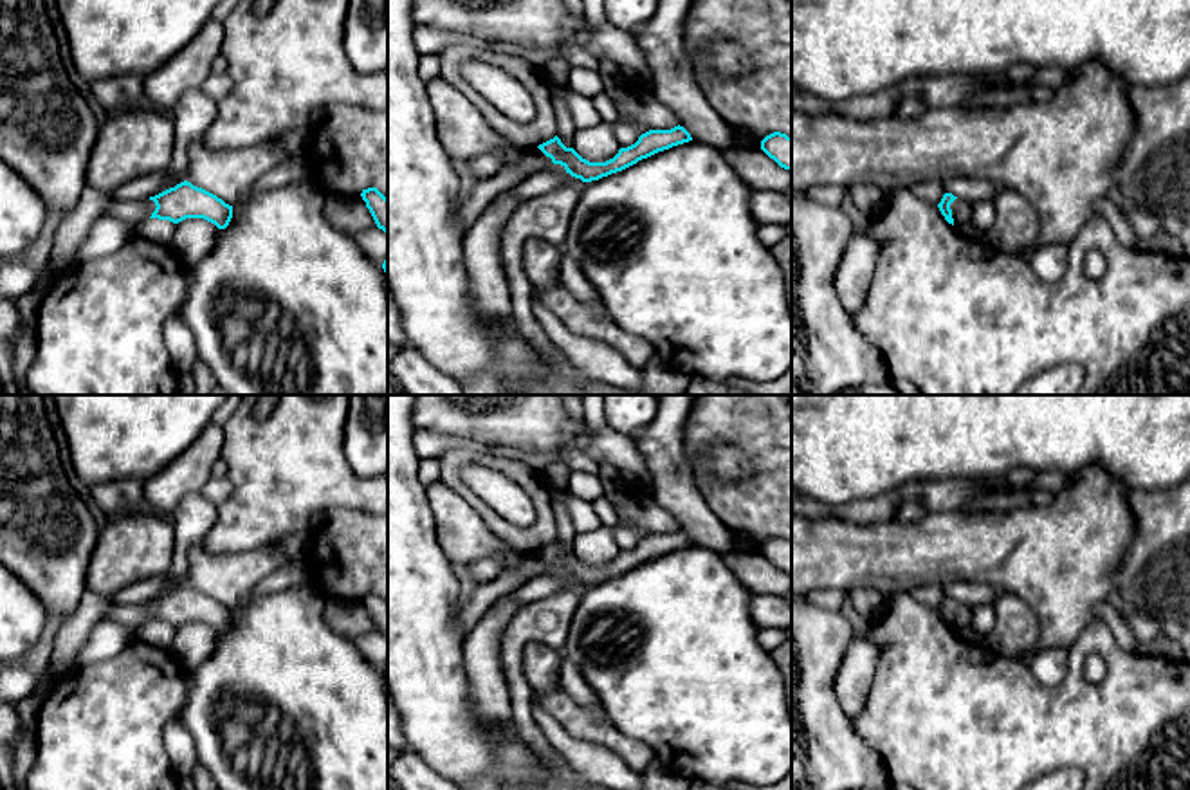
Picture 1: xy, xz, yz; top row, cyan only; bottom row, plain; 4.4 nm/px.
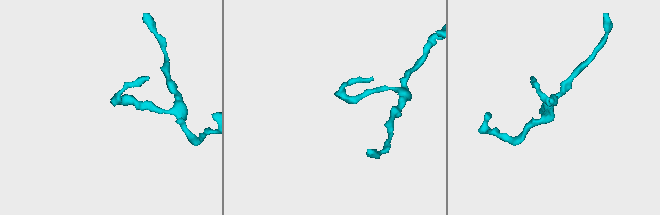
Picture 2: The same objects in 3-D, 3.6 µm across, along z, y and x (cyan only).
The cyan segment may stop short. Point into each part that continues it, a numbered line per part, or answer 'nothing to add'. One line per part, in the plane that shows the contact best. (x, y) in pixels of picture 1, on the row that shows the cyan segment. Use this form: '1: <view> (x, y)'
1: yz (961, 211)

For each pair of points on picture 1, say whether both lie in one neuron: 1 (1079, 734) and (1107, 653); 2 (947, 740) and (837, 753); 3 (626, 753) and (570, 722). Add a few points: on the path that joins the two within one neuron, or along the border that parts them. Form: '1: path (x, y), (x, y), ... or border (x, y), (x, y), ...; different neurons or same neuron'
1: path (1098, 715), (1115, 698), (1115, 673); same neuron
2: border (848, 720), (851, 729), (889, 771); different neurons
3: path (612, 738), (585, 725); same neuron

